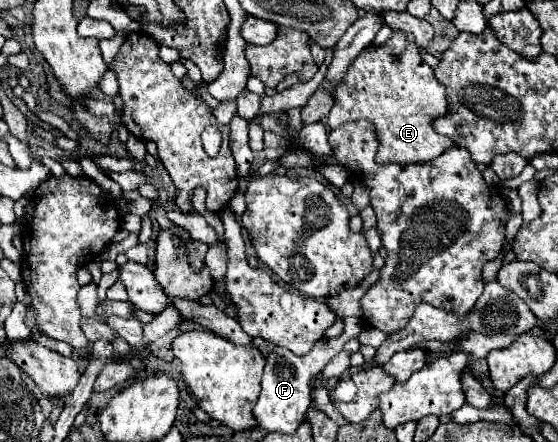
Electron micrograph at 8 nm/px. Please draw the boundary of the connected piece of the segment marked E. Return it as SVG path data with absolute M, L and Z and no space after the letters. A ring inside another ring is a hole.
M395 31L393 37L381 45L381 47L367 47L349 67L343 83L335 89L335 105L327 115L327 125L331 129L341 127L349 121L369 121L375 127L377 139L379 139L379 151L377 151L377 163L429 163L437 157L441 157L445 151L453 149L455 143L443 135L439 135L433 129L433 123L439 117L445 117L449 113L447 105L447 93L445 85L437 81L433 69L423 61L421 51L415 43L409 43L405 39L405 33ZM399 55L399 61L393 61L393 57Z

